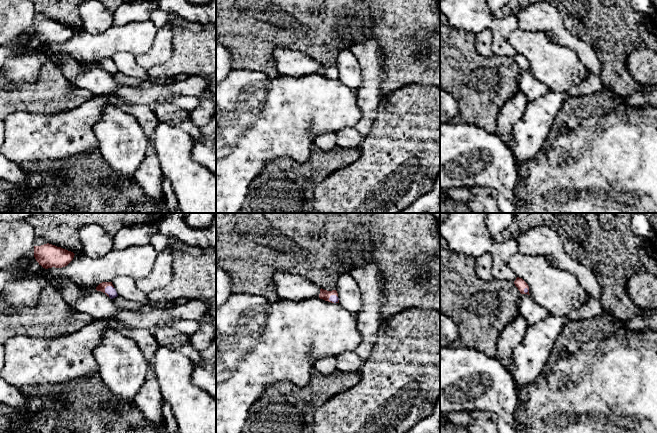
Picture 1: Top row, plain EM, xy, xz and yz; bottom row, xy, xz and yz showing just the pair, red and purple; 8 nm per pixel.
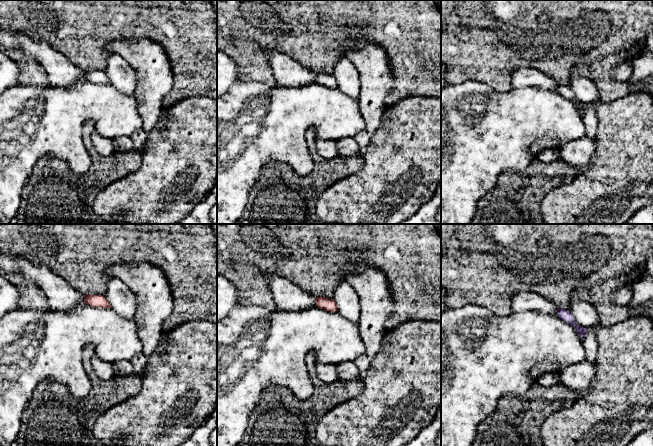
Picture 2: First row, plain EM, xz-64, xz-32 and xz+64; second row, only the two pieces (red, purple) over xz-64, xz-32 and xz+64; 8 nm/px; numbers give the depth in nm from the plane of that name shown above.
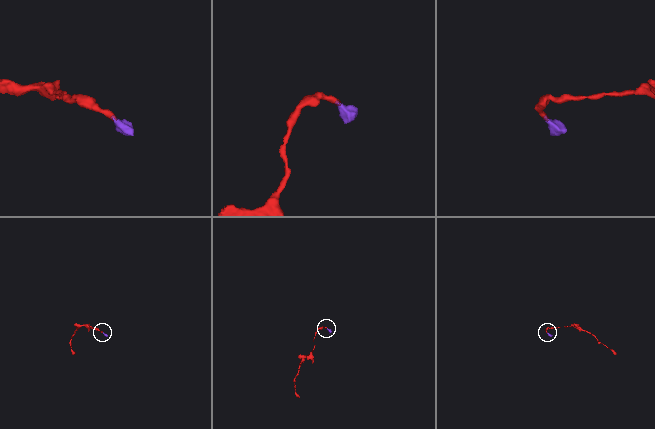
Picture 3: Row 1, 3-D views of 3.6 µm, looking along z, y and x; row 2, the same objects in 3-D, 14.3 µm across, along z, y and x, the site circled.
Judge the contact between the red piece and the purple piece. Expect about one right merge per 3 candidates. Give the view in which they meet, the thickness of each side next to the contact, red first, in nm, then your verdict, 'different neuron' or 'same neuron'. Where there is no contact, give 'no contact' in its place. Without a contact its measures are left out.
xy | 70/70 nm | same neuron

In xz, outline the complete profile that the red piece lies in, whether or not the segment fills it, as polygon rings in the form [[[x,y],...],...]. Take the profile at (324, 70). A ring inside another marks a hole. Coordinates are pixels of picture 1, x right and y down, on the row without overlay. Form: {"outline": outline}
{"outline": [[[321,64],[319,74],[331,79],[339,79],[338,69],[336,66],[327,67]]]}

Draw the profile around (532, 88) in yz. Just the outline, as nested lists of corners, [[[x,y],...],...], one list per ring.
[[[521,70],[519,75],[519,89],[524,93],[528,102],[531,102],[545,95],[548,87],[538,81],[528,70]]]

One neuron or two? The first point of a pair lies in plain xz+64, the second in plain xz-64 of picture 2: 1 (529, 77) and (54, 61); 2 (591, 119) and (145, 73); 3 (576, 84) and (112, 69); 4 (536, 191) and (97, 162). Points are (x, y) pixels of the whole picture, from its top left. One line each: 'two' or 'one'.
1: one
2: one
3: one
4: one

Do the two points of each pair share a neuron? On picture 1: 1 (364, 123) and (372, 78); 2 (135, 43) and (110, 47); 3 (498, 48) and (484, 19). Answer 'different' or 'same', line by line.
1: same
2: same
3: same

